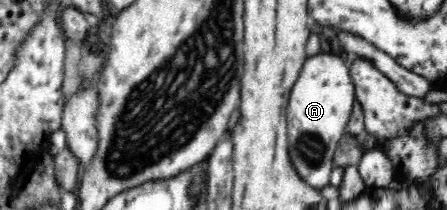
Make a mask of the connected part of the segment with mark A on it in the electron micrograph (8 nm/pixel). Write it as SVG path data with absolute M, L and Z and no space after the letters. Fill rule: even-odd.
M321 53L306 59L293 87L288 106L288 153L301 179L316 190L329 185L334 154L353 111L355 87L350 67L334 54Z

